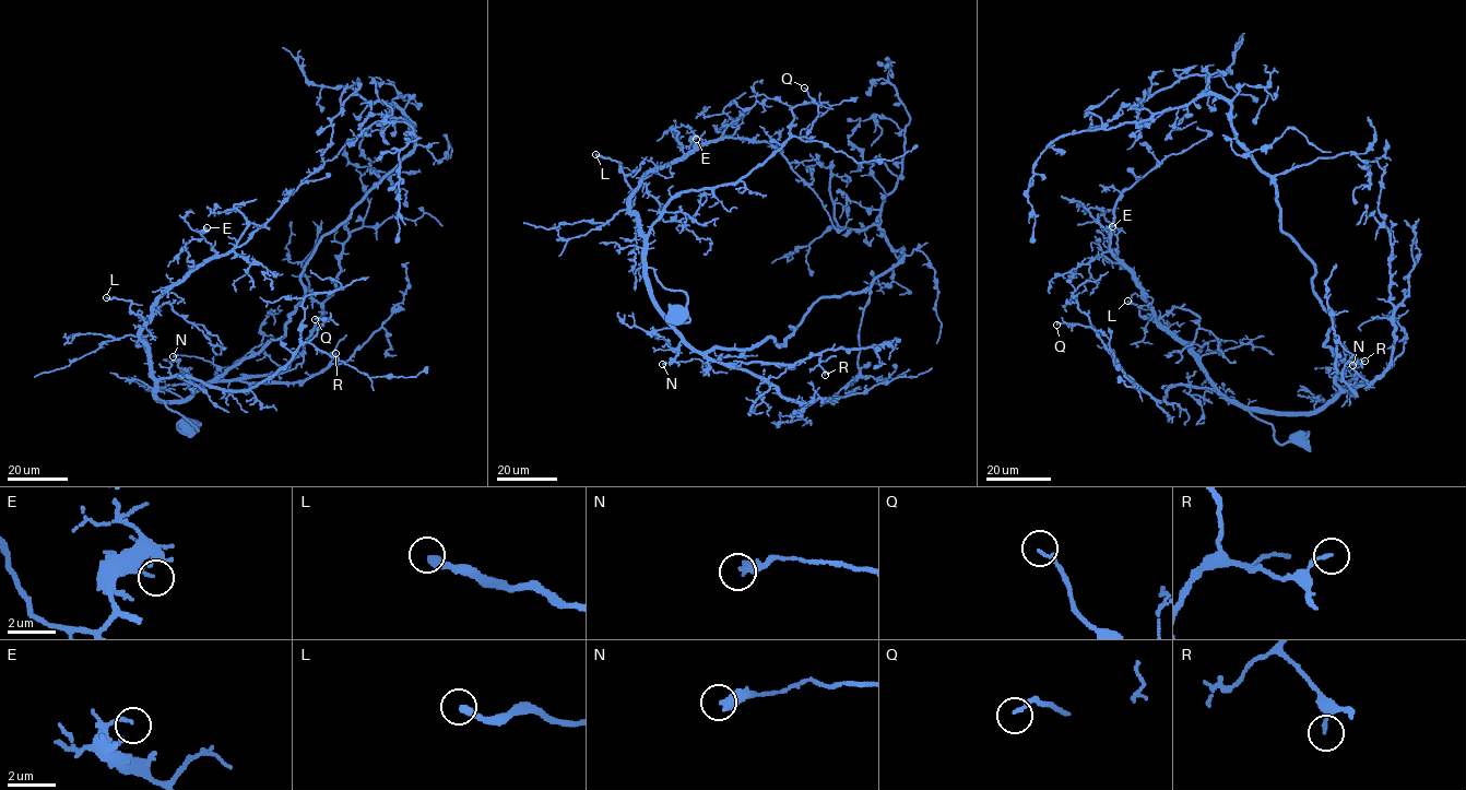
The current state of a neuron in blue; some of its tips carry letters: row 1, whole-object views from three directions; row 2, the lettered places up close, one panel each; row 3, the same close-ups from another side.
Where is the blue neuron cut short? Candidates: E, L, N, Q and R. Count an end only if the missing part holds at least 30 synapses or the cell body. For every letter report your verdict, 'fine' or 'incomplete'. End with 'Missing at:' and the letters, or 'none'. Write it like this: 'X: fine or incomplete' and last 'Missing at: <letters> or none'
E: fine
L: incomplete
N: fine
Q: fine
R: fine
Missing at: L

